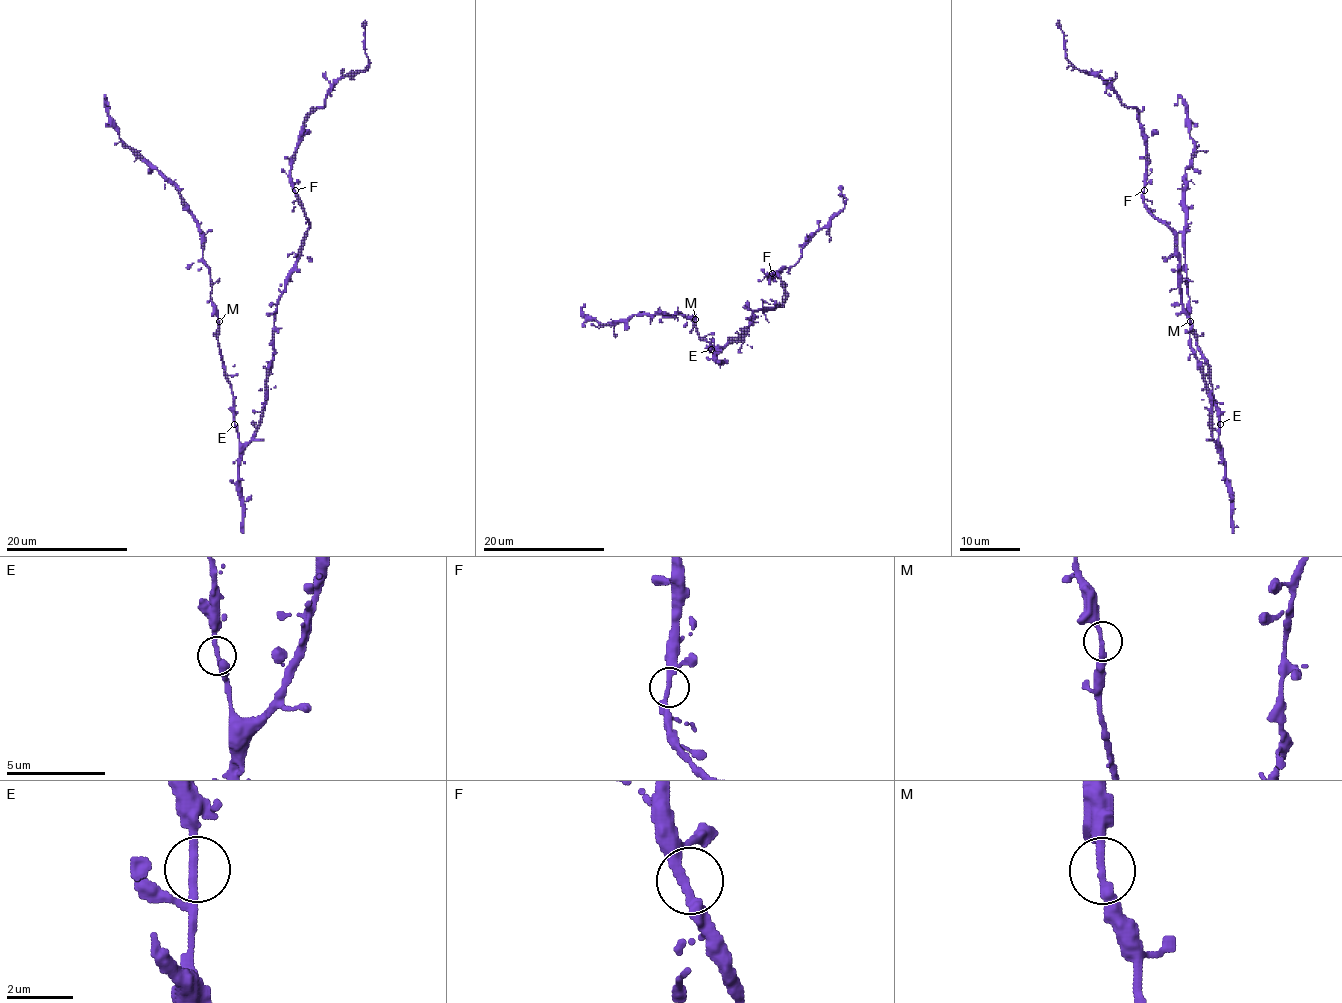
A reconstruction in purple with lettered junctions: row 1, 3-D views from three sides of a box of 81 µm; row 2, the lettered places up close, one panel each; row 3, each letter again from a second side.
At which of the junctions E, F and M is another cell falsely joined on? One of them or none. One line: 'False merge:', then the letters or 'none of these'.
False merge: none of these

